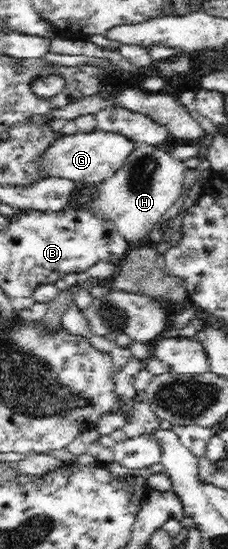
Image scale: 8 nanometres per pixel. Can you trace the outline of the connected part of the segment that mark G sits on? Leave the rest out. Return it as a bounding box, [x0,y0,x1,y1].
[33,130,135,187]

